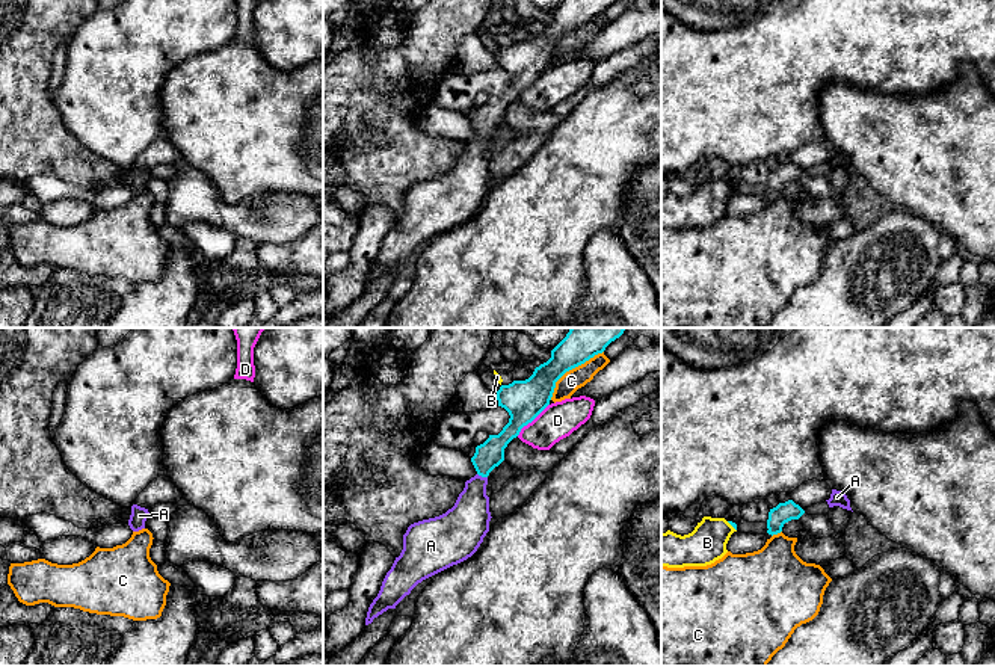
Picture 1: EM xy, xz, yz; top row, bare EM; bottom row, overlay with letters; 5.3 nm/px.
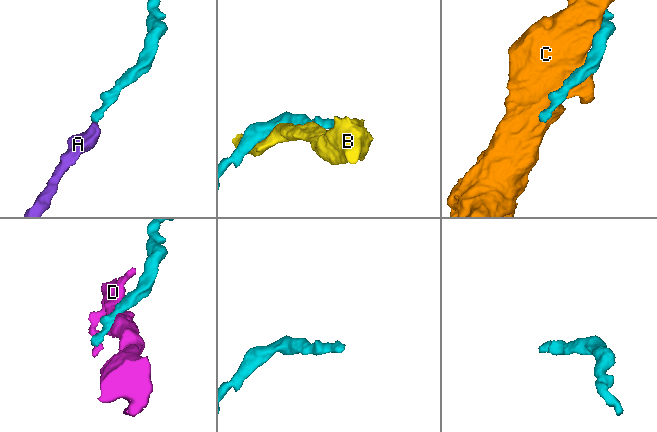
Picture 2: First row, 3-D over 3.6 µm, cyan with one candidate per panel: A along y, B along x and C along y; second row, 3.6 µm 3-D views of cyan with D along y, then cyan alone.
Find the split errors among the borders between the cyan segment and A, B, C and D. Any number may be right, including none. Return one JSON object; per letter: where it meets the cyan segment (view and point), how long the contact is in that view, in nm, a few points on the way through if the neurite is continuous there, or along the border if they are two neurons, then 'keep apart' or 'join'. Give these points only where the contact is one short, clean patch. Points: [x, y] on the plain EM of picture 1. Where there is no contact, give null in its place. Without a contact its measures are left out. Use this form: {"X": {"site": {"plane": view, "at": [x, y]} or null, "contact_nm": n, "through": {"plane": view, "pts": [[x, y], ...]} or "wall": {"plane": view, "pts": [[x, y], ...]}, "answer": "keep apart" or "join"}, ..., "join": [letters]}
{"A": {"site": {"plane": "xz", "at": [482, 138]}, "contact_nm": 60, "through": {"plane": "xz", "pts": [[491, 115], [483, 124], [482, 138], [474, 151], [468, 181]]}, "answer": "join"}, "B": {"site": {"plane": "yz", "at": [731, 186]}, "contact_nm": 80, "answer": "keep apart"}, "C": {"site": {"plane": "xz", "at": [571, 30]}, "contact_nm": 380, "answer": "keep apart"}, "D": {"site": {"plane": "xz", "at": [532, 82]}, "contact_nm": 240, "wall": {"plane": "xz", "pts": [[548, 65], [517, 97]]}, "answer": "keep apart"}, "join": ["A"]}

